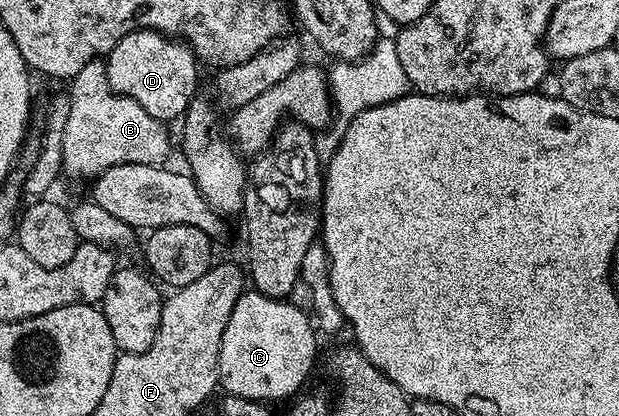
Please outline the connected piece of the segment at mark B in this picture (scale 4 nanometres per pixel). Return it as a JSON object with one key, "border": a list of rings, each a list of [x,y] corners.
{"border":[[[93,59],[87,65],[83,65],[83,69],[79,69],[79,73],[75,73],[73,79],[68,80],[67,94],[69,96],[69,112],[67,113],[67,126],[63,129],[63,149],[61,150],[61,165],[66,176],[70,175],[73,179],[89,179],[96,180],[98,175],[102,175],[109,167],[115,165],[123,165],[124,163],[146,163],[152,167],[164,164],[165,158],[169,155],[169,131],[164,122],[155,117],[151,117],[151,113],[147,113],[147,109],[143,109],[143,105],[139,105],[136,101],[131,101],[131,97],[123,97],[119,93],[115,93],[115,89],[111,89],[111,85],[105,76],[105,65],[101,59]]]}

